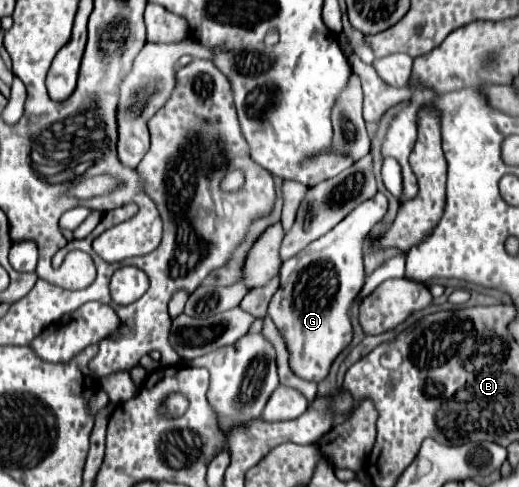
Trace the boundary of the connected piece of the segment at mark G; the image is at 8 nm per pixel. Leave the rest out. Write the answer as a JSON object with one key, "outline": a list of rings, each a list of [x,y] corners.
{"outline":[[[377,192],[371,200],[361,202],[357,210],[351,210],[333,230],[283,262],[279,288],[269,302],[267,314],[285,340],[289,368],[295,376],[309,382],[321,382],[329,374],[339,352],[349,346],[353,338],[349,310],[365,282],[361,246],[373,226],[387,214],[387,206],[387,196]]]}

